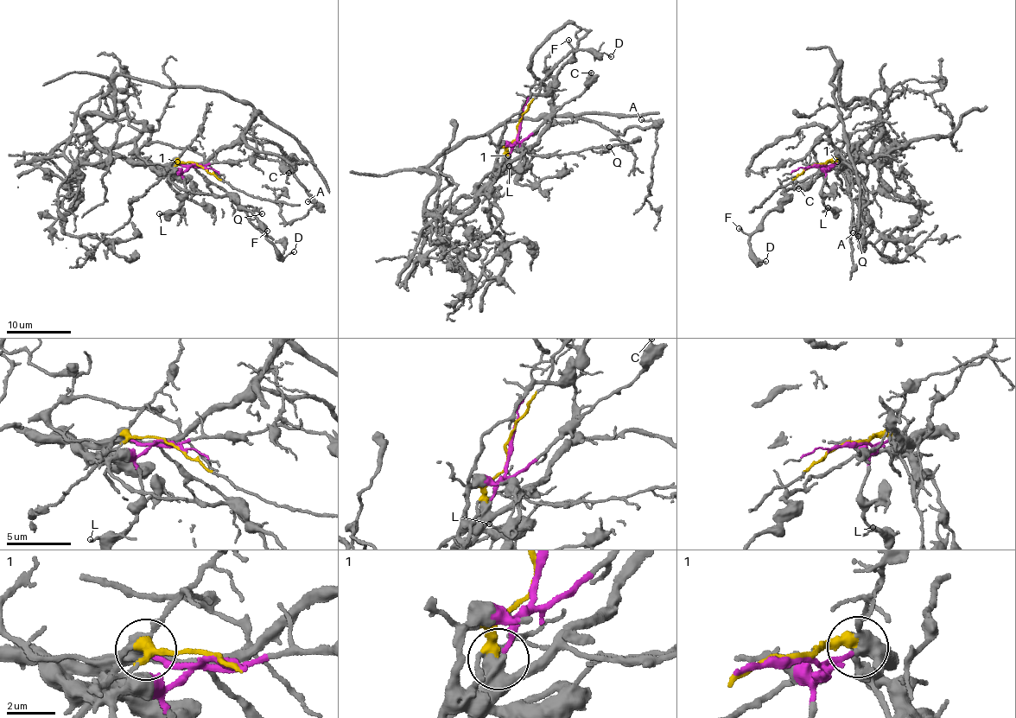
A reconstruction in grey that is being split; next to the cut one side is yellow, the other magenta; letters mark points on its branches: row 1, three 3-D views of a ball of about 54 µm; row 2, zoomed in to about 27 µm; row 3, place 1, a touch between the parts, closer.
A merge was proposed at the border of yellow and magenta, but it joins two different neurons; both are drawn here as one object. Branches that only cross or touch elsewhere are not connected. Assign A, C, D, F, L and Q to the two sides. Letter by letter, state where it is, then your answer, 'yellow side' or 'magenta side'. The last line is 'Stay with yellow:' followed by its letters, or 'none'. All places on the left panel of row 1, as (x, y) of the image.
A: place (307, 201); yellow side
C: place (288, 173); magenta side
D: place (294, 251); magenta side
F: place (267, 231); magenta side
L: place (159, 213); magenta side
Q: place (262, 213); yellow side
Stay with yellow: A, Q

